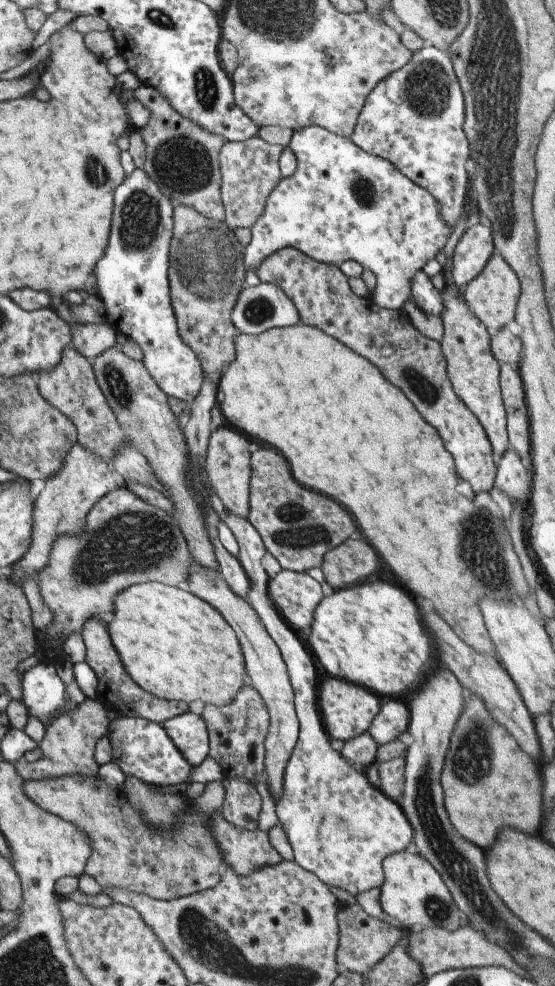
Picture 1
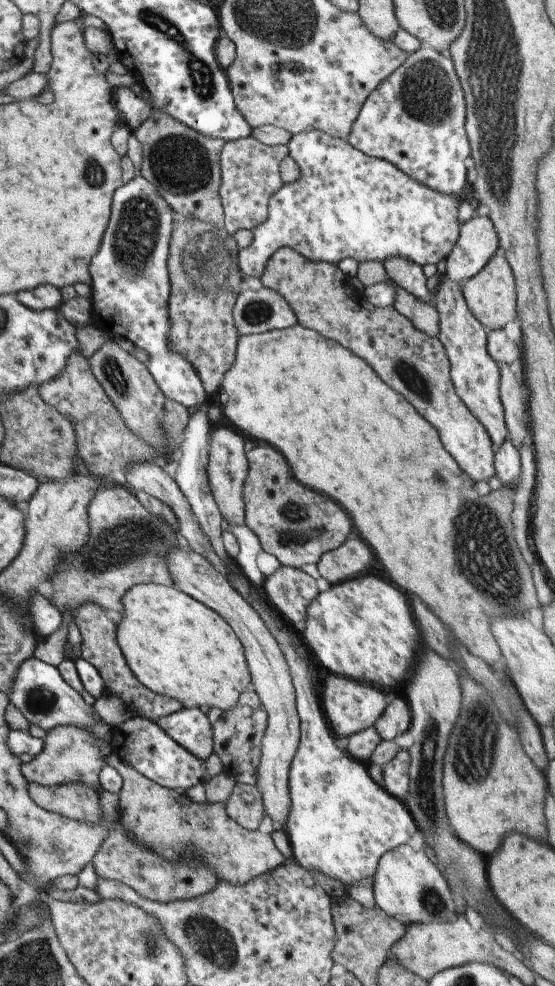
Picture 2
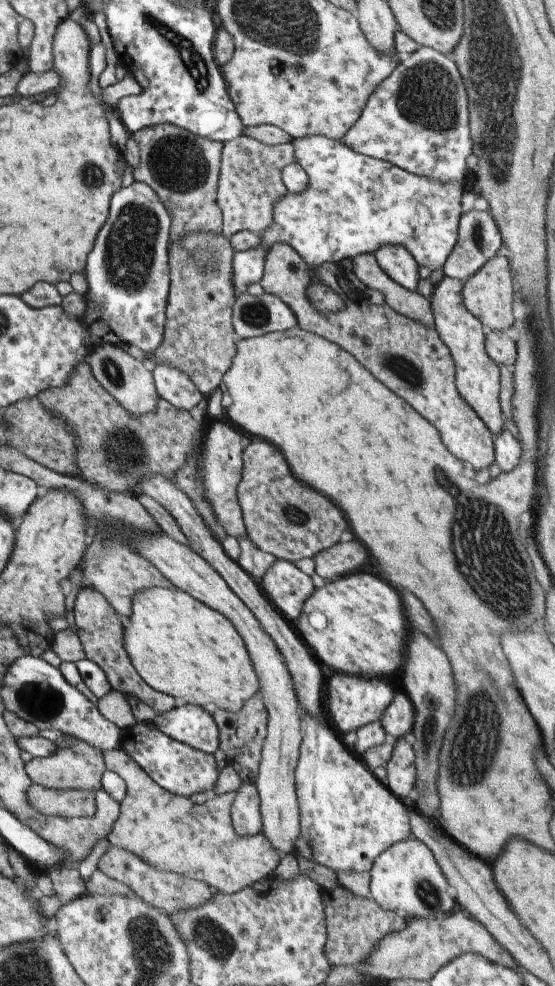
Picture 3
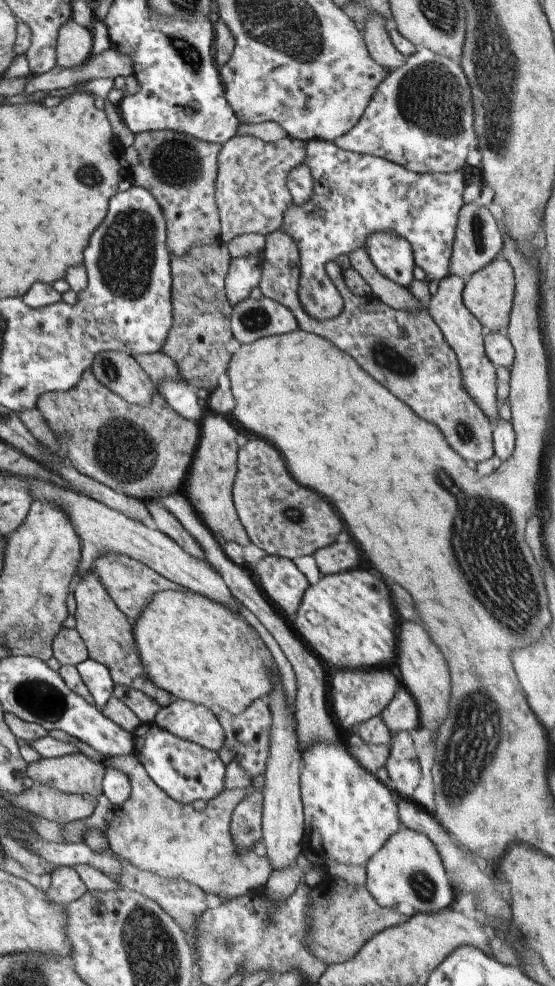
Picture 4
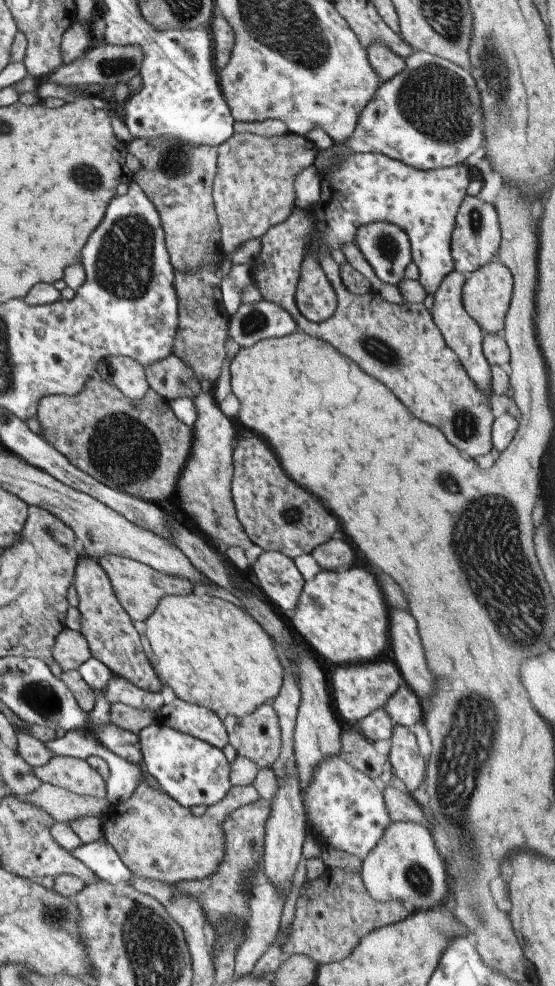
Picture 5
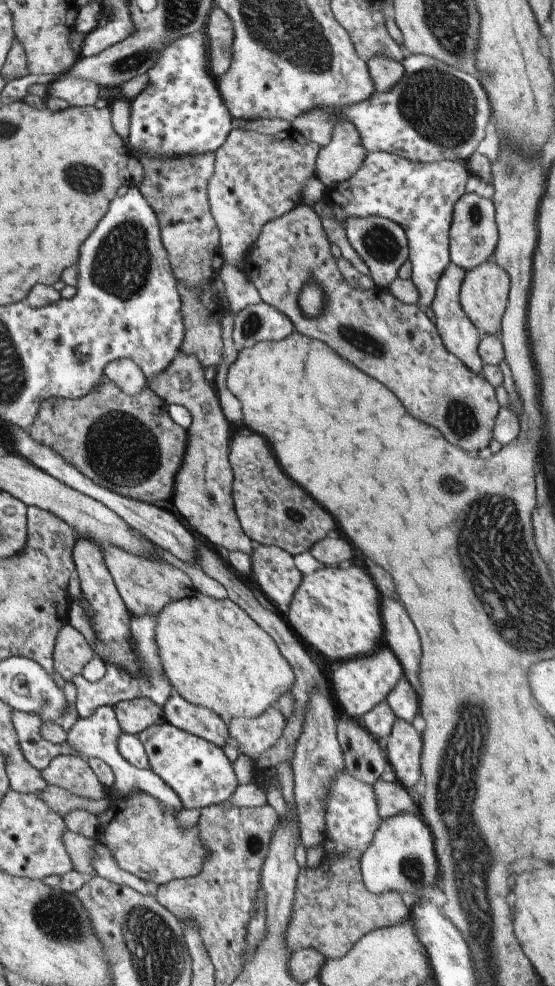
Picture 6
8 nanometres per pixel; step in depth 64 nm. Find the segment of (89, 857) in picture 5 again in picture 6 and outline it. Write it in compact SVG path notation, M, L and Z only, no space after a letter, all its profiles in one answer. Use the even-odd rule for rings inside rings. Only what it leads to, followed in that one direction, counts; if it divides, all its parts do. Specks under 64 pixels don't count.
M99 839L95 841L93 856L91 856L91 866L93 866L95 875L102 879L109 880L109 882L113 882L113 884L132 888L135 892L139 892L139 894L151 895L145 881L125 872L125 870L121 870L121 868L117 866L117 862L113 860L111 852L107 850L107 846Z

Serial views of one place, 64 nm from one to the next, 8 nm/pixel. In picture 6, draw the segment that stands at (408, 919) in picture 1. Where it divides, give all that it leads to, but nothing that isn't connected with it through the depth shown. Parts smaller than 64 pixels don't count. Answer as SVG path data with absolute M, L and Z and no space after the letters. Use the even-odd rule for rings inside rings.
M411 812L382 818L369 846L361 852L358 861L363 884L371 894L395 890L414 902L415 898L424 898L425 886L436 882L437 865L430 830L421 818Z

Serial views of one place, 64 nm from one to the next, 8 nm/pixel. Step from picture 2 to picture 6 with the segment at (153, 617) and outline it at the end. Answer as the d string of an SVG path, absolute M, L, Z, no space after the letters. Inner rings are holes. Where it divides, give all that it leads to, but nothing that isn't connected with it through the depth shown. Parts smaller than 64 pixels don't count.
M195 593L190 597L169 602L155 613L153 638L159 652L159 662L163 664L163 676L175 688L175 692L183 700L204 706L217 715L226 712L231 718L255 718L267 708L275 706L278 698L289 693L295 682L293 670L281 656L275 642L228 598L215 600Z

